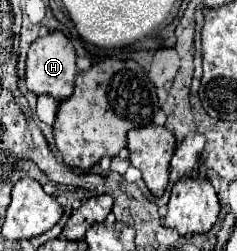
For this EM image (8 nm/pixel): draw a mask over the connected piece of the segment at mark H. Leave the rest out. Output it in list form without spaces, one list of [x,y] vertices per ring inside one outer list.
[[[52,31],[46,37],[38,37],[28,51],[26,59],[26,87],[36,95],[52,95],[58,101],[64,101],[74,91],[74,77],[76,77],[76,53],[74,45],[66,39],[62,31]]]

